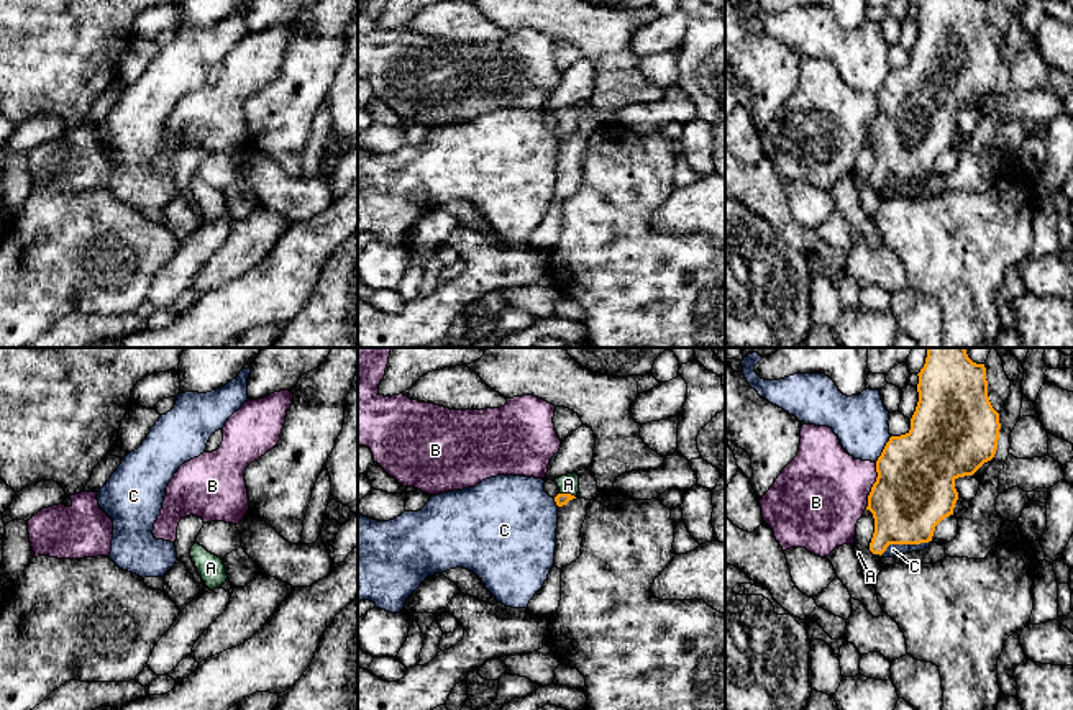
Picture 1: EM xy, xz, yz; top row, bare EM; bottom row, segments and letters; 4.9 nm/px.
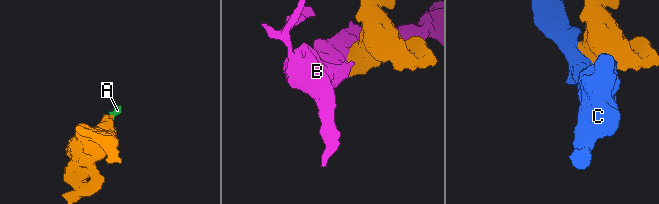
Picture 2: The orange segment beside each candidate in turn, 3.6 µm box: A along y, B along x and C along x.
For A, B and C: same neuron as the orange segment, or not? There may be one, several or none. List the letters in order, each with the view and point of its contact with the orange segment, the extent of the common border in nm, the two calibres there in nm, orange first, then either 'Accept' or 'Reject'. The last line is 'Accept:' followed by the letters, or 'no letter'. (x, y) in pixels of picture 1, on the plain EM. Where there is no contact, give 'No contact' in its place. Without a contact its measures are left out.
A: Touches orange at xz (566, 127). Shared border 90 nm. Thickness 60 nm (orange) against 100 nm. Accept
B: Touches orange at yz (873, 118). Shared border 240 nm. Thickness 400 nm (orange) against 440 nm. Reject
C: Touches orange at yz (904, 176). Shared border 260 nm. Thickness 380 nm (orange) against 60 nm. Reject
Accept: A

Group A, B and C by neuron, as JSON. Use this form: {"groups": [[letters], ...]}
{"groups": [["A"], ["B"], ["C"]]}

